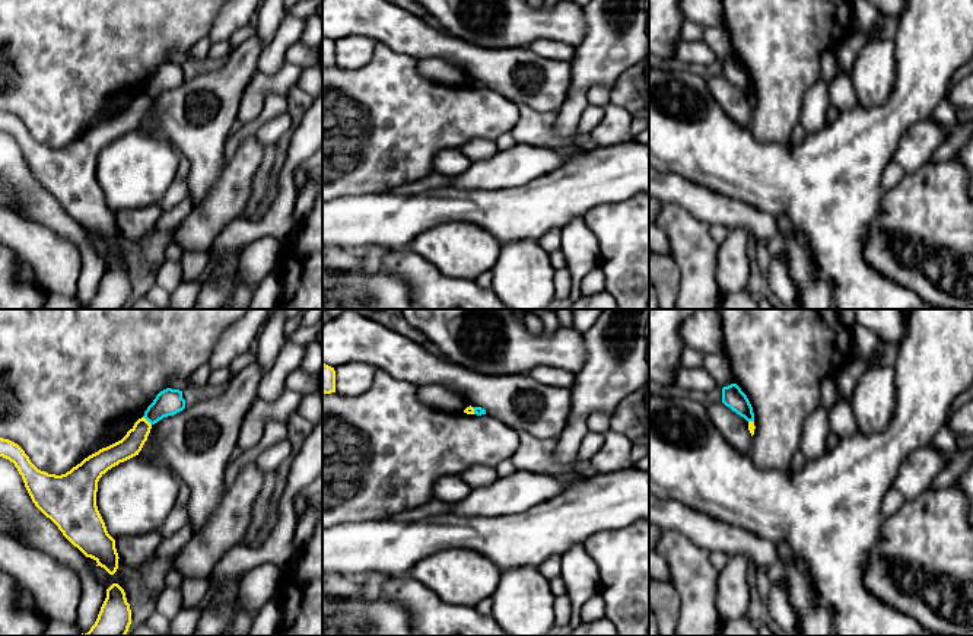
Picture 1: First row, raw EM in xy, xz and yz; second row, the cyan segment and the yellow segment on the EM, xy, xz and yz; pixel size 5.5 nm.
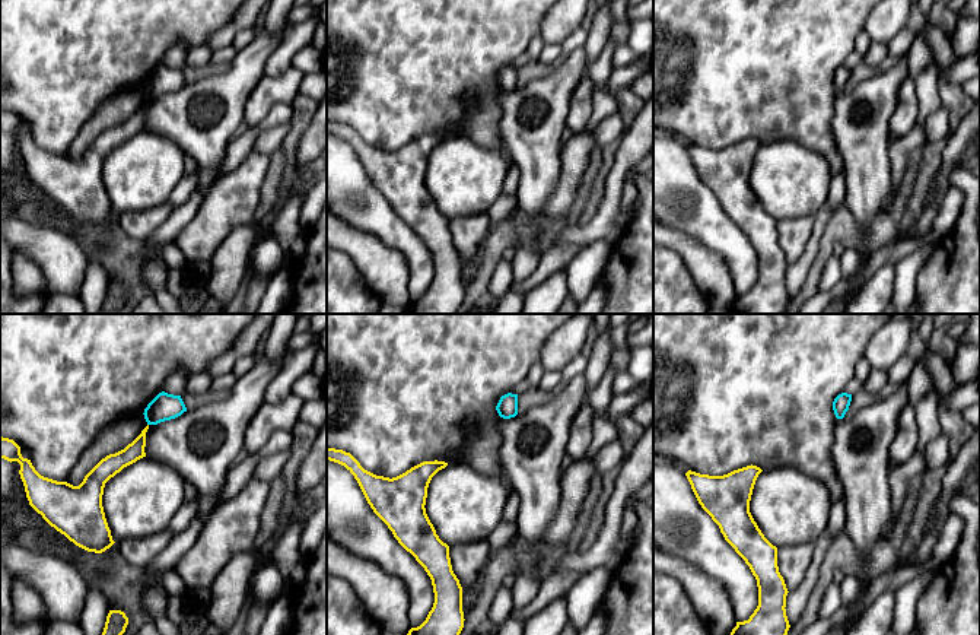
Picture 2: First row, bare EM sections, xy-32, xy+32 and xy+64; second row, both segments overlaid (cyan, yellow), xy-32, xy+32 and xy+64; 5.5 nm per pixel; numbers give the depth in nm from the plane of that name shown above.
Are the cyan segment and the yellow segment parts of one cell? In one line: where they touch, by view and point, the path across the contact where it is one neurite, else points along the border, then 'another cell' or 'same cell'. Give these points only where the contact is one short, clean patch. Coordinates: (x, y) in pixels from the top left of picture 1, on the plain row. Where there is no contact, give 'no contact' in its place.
meets cyan in xy at (146, 92); border along xy (143, 89), (150, 98); another cell

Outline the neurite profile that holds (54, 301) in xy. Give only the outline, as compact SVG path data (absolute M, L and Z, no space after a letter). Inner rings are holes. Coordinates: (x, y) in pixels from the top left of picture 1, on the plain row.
M48 293L42 309L82 309L82 305L77 298Z

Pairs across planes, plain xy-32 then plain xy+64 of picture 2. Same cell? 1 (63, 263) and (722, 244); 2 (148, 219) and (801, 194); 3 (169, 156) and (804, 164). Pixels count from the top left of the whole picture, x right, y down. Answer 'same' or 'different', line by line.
1: different
2: different
3: same

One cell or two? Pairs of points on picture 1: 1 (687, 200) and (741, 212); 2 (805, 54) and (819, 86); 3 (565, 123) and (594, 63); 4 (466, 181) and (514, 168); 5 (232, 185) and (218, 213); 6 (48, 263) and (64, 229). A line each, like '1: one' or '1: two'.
1: one
2: two
3: one
4: one
5: one
6: two

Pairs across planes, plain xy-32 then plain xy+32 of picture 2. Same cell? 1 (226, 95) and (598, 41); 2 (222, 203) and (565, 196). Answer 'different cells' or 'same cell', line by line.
1: different cells
2: same cell

